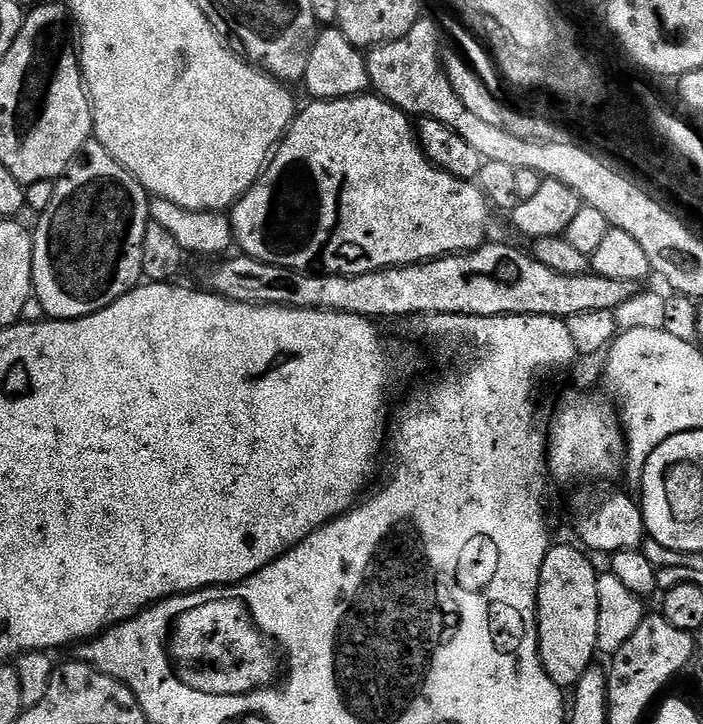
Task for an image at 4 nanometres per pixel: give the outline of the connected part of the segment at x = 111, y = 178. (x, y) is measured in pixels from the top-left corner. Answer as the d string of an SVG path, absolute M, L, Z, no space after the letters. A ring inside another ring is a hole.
M94 138L89 140L84 151L77 156L75 164L56 181L54 202L50 202L50 206L46 206L46 210L39 213L37 220L40 221L37 222L36 228L34 227L32 232L32 291L34 297L42 304L45 317L54 320L77 320L83 316L89 316L106 306L110 306L115 300L122 298L130 289L141 283L144 275L142 270L142 238L146 238L146 226L150 222L149 203L149 193L145 192L143 186L97 140Z

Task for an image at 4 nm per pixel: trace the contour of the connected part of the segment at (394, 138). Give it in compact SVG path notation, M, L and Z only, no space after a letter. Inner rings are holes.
M375 95L351 96L345 100L312 100L299 109L298 115L289 126L288 132L273 151L268 167L254 182L254 186L230 209L232 234L239 251L274 266L297 270L315 270L326 276L357 276L370 274L387 268L398 268L407 264L421 264L437 260L440 256L456 256L460 252L478 250L489 239L488 212L490 205L475 183L459 180L444 169L431 164L420 149L417 129L408 113L395 108L387 100Z

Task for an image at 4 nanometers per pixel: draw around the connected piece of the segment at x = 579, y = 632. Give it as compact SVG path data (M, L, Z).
M553 543L549 547L546 558L542 562L536 591L536 625L540 661L549 678L562 690L571 689L580 681L582 674L586 674L586 670L593 667L592 656L597 655L598 642L598 569L583 556L585 553L575 543L573 544Z

